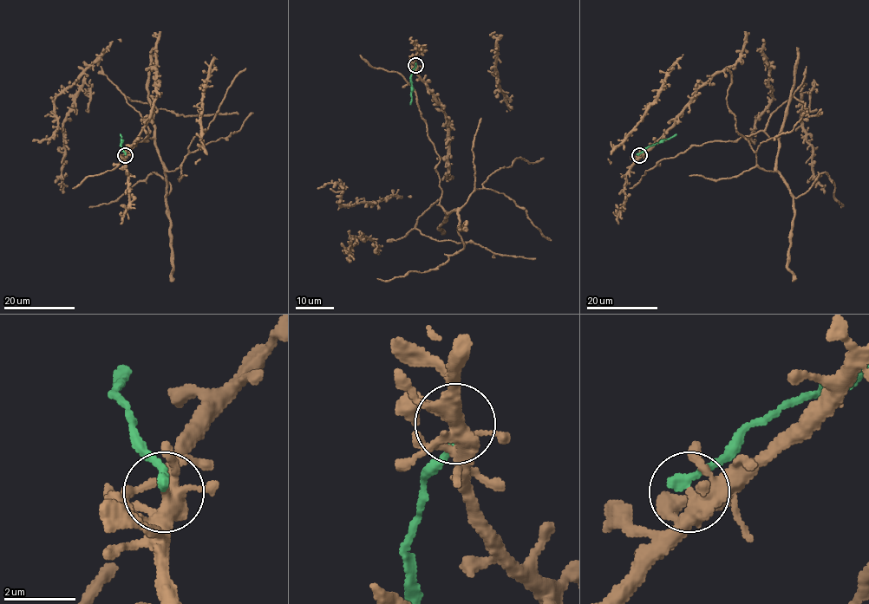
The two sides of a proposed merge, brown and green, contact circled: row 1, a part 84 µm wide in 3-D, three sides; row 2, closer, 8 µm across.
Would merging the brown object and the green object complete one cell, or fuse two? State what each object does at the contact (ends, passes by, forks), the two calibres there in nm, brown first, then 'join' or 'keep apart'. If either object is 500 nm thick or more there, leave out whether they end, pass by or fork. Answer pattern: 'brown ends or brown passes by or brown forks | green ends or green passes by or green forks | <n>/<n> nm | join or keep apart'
brown forks | green ends | 360/280 nm | keep apart

